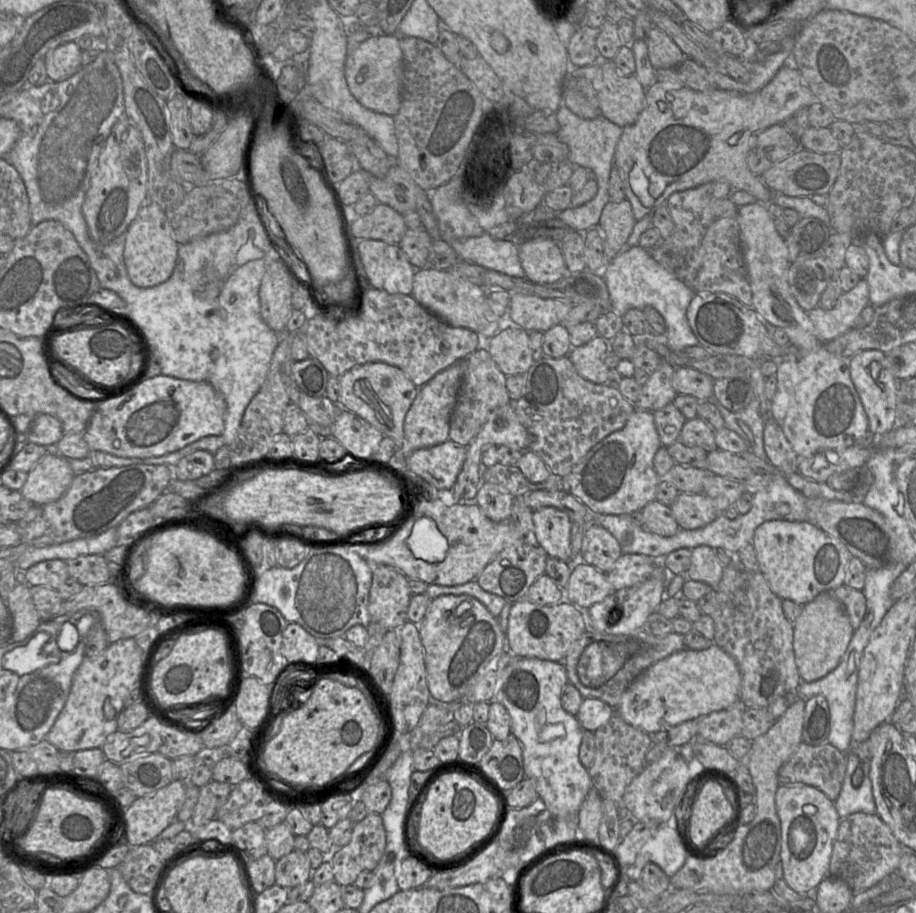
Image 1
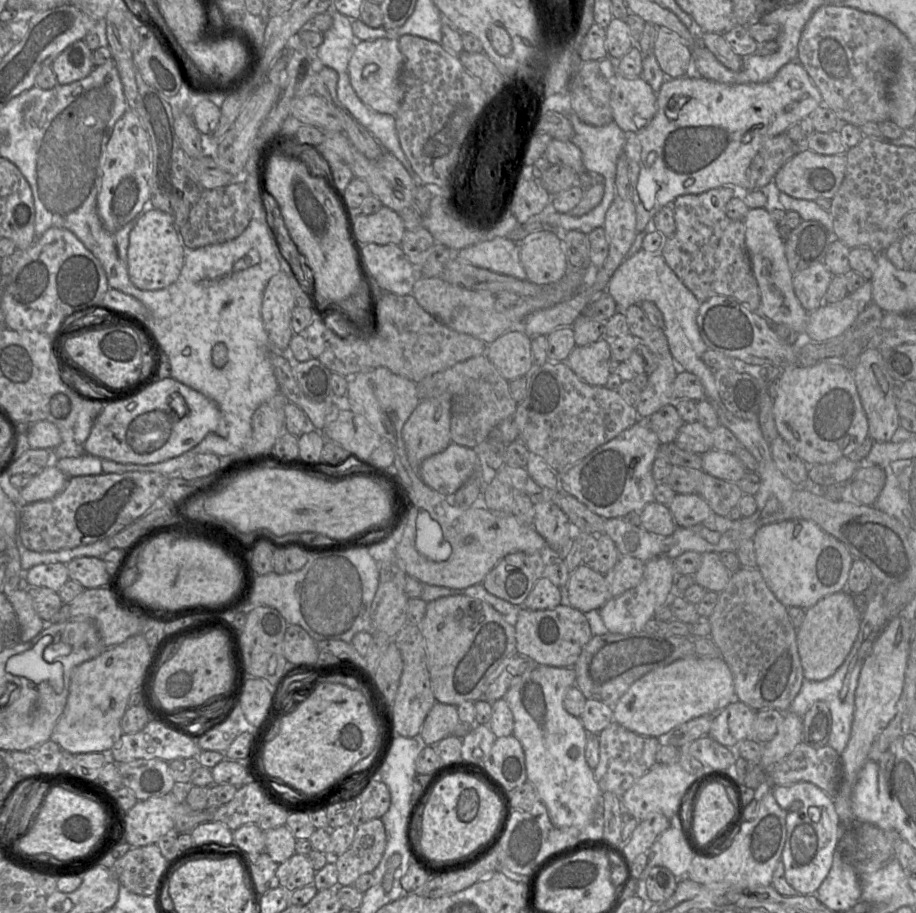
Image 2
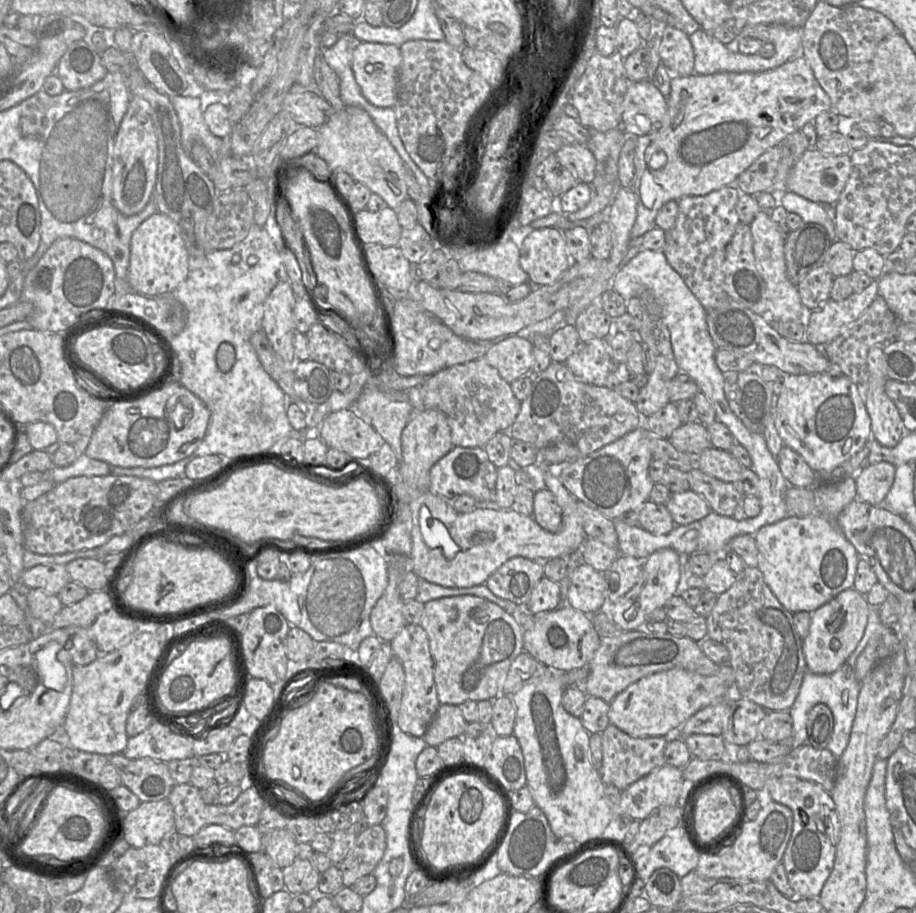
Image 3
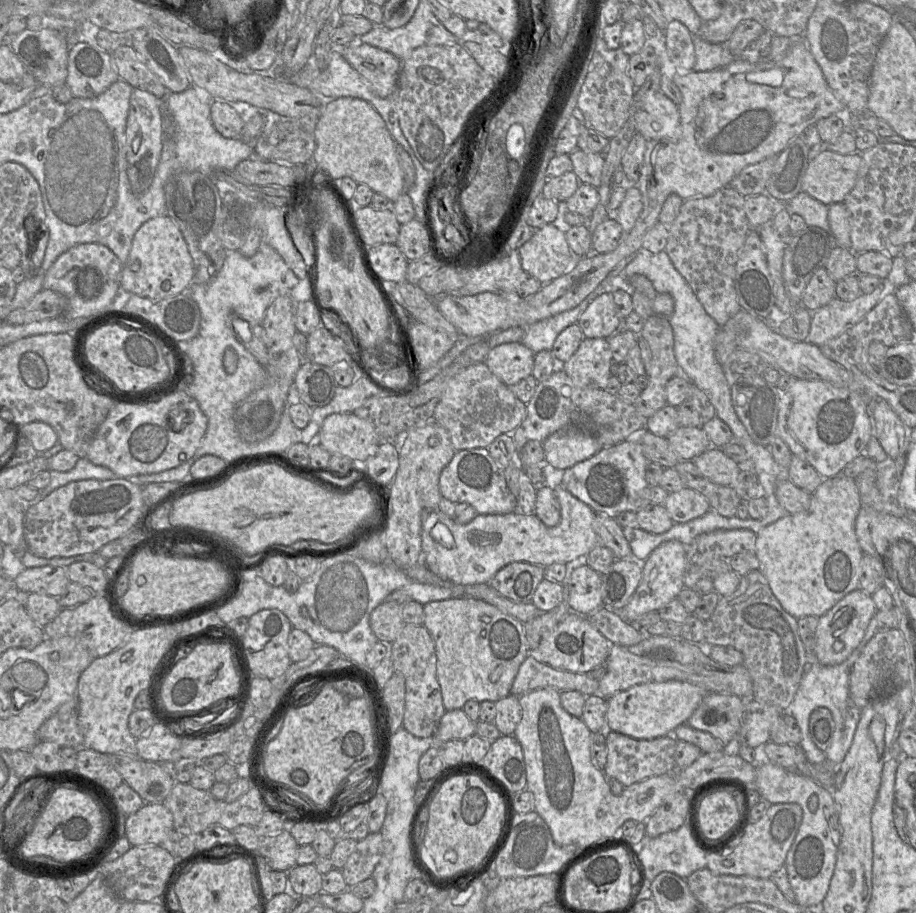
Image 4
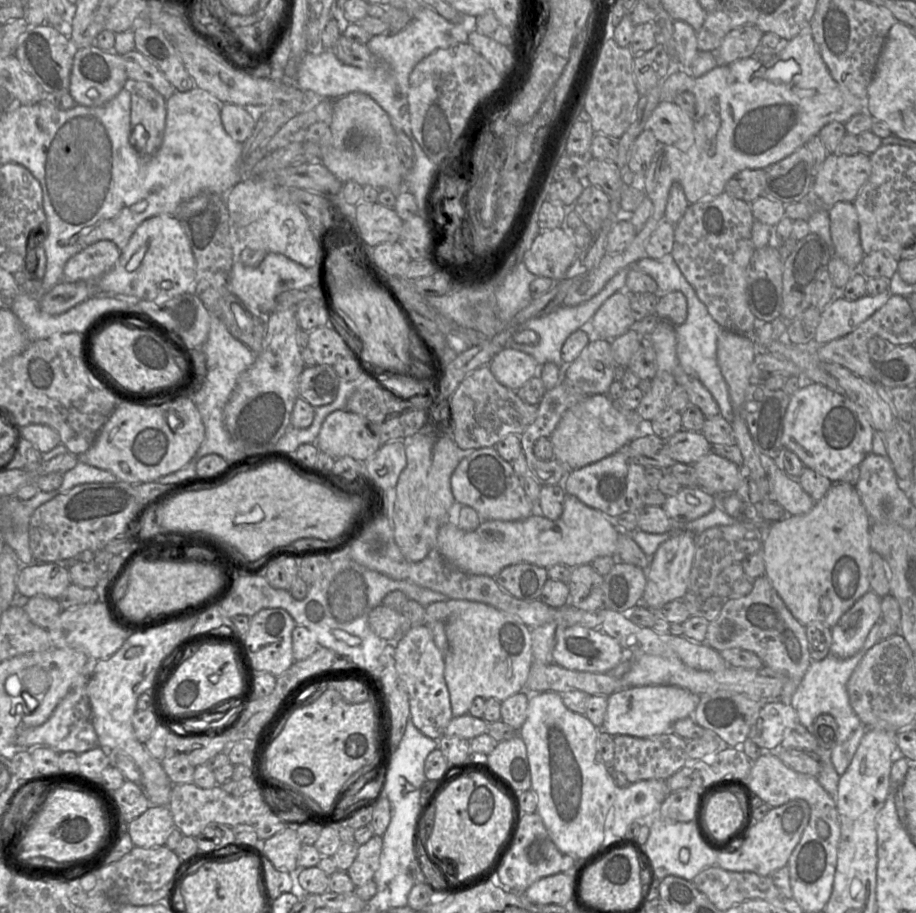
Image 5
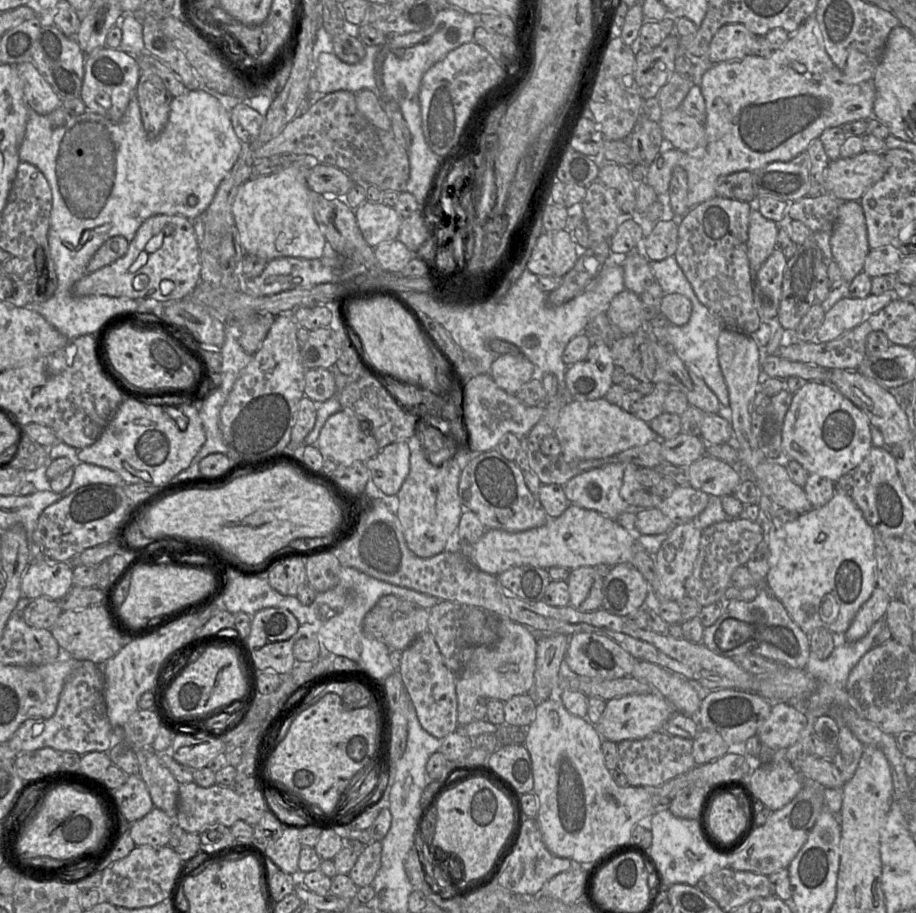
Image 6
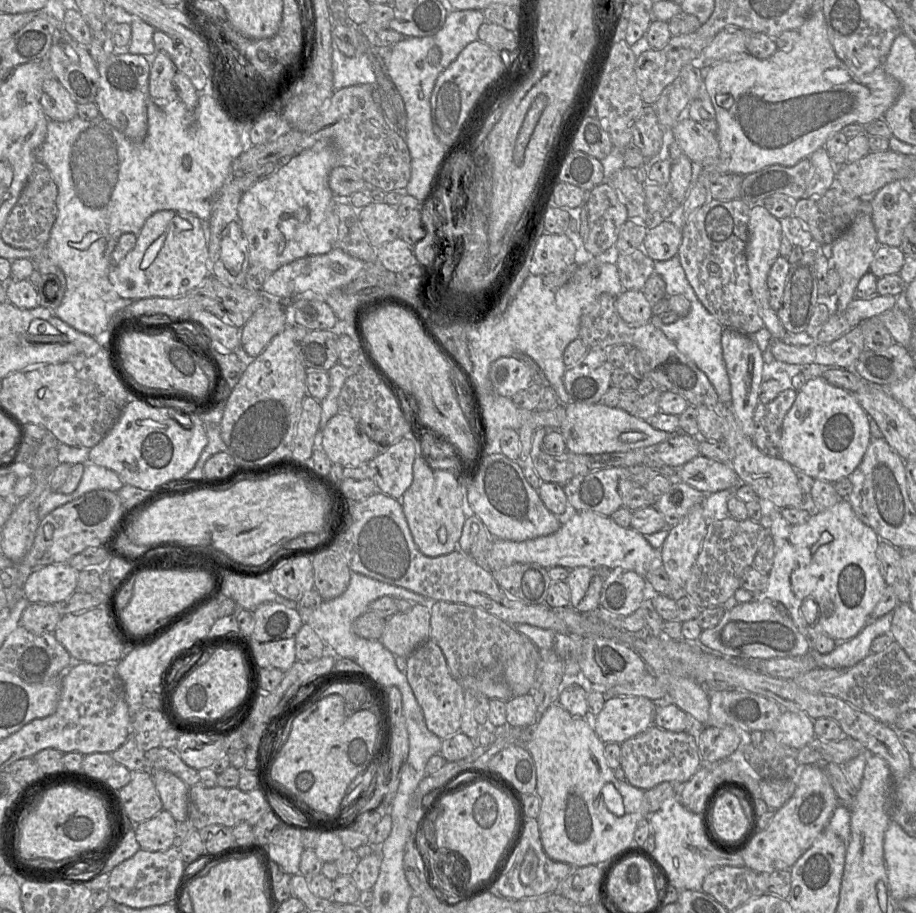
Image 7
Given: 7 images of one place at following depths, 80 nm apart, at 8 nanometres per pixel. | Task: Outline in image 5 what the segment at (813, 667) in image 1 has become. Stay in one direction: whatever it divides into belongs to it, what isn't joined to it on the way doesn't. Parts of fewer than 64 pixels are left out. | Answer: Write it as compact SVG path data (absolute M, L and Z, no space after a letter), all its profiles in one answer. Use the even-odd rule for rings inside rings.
M870 590L839 619L831 628L830 655L846 659L863 647L872 627L882 619L881 599Z

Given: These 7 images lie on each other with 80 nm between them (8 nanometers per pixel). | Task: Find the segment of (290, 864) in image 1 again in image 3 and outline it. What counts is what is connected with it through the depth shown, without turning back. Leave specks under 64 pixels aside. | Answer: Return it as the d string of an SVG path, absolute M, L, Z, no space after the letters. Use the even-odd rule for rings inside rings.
M296 858L291 865L282 869L285 889L292 895L316 893L320 872L310 859Z

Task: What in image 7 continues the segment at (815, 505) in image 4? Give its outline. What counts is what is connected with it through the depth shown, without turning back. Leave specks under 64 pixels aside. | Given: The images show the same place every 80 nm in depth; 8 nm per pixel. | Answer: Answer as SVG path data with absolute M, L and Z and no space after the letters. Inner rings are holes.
M843 498L824 511L813 511L801 525L791 525L781 516L780 509L773 506L770 534L774 541L774 558L767 587L761 593L762 601L783 604L800 633L810 642L820 635L829 636L837 642L857 636L870 621L887 584L878 558L878 545L882 540L859 519L848 499ZM806 599L813 599L819 606L819 616L814 624L808 624L801 614L801 605Z

